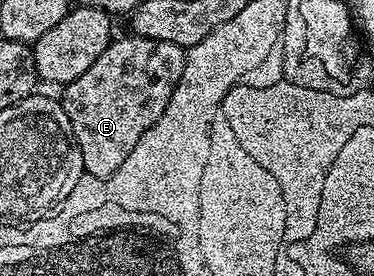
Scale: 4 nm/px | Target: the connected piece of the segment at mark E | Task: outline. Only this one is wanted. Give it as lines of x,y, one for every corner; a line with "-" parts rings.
130,33
124,35
124,39
112,38
105,53
101,53
101,57
97,57
97,61
93,61
93,65
77,77
77,81
62,88
61,102
69,117
69,125
73,125
73,137
81,149
84,172
98,179
108,179
113,173
123,170
125,157
129,157
133,149
139,146
145,129
153,126
157,117
165,113
165,105
169,105
169,97
173,97
177,81
181,81
187,60
186,50
169,41

